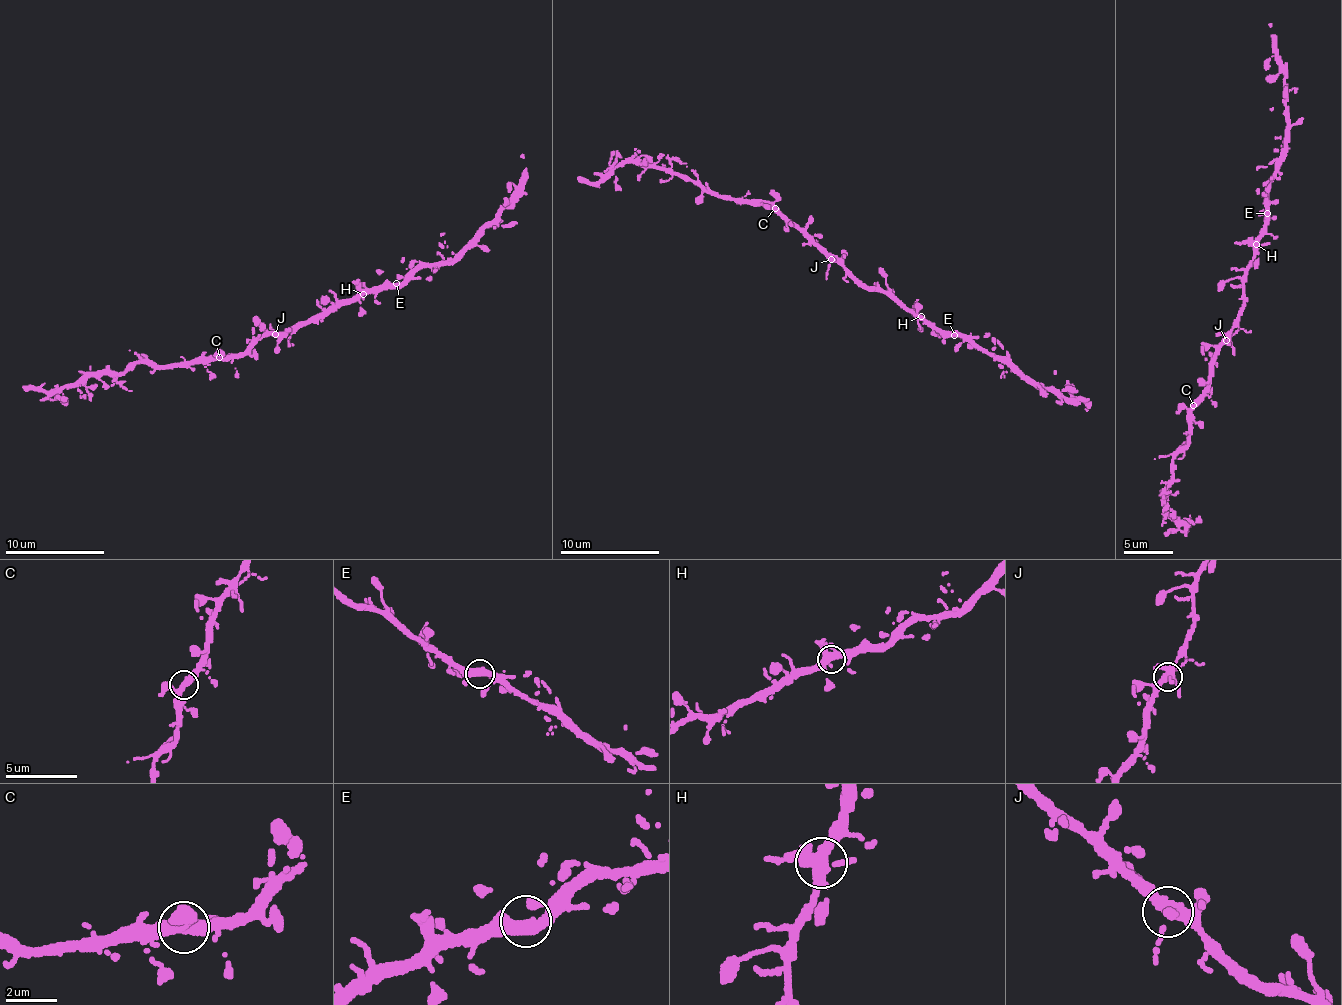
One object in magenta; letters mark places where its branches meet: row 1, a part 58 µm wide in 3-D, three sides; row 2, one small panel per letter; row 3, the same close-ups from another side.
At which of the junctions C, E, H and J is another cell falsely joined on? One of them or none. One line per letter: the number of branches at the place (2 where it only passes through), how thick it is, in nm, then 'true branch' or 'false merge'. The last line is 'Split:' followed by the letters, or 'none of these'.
C: 3 | 360 nm | true branch
E: 3 | 360 nm | true branch
H: 4 | 380 nm | true branch
J: 4 | 360 nm | true branch
Split: none of these

